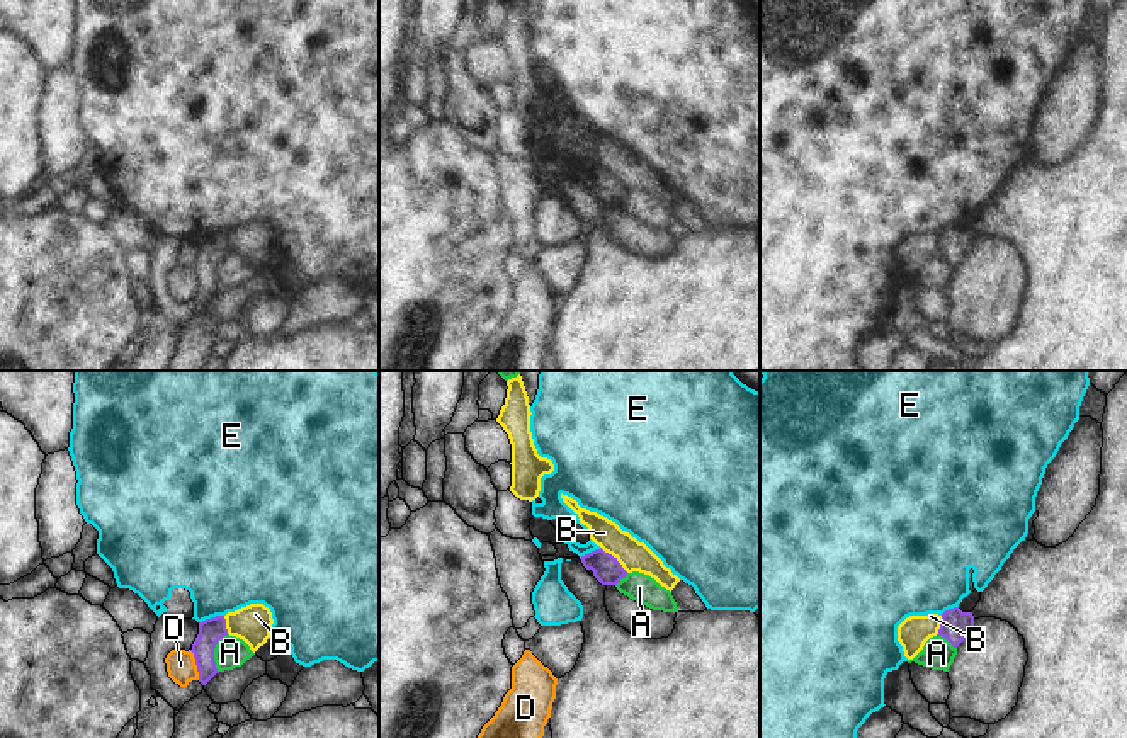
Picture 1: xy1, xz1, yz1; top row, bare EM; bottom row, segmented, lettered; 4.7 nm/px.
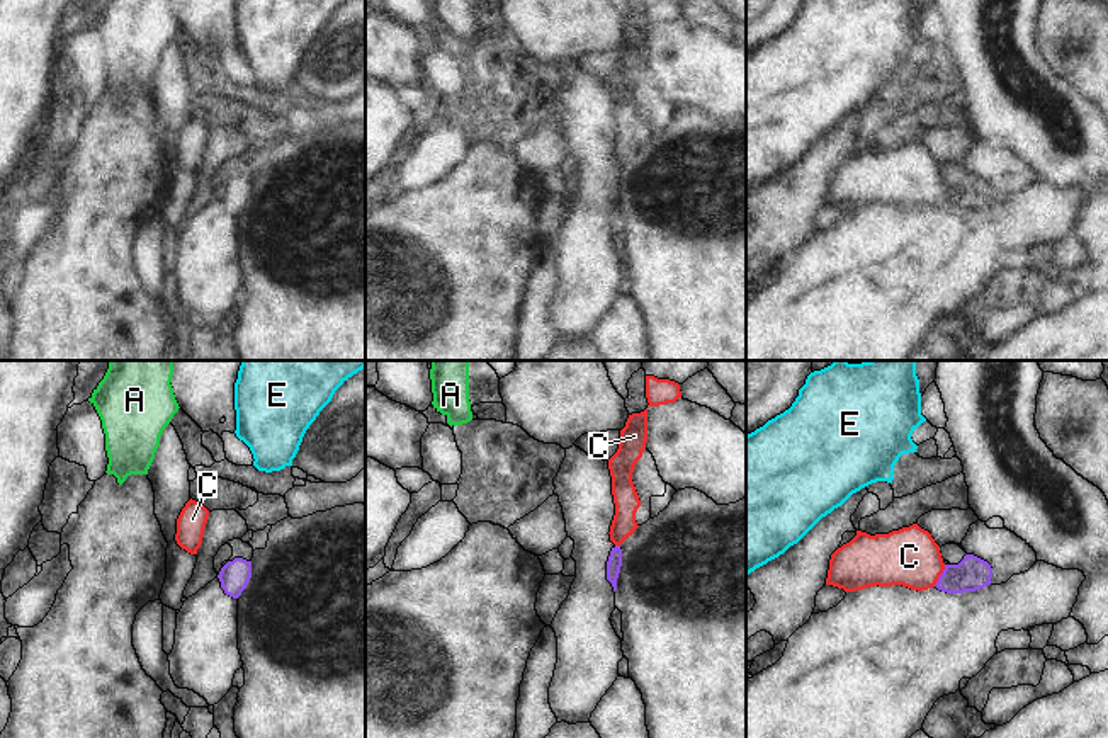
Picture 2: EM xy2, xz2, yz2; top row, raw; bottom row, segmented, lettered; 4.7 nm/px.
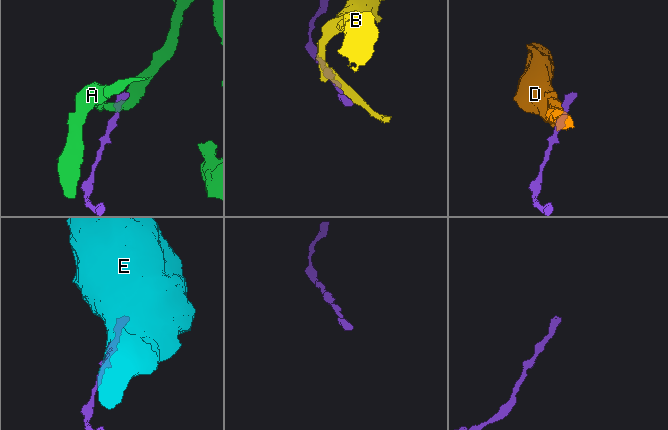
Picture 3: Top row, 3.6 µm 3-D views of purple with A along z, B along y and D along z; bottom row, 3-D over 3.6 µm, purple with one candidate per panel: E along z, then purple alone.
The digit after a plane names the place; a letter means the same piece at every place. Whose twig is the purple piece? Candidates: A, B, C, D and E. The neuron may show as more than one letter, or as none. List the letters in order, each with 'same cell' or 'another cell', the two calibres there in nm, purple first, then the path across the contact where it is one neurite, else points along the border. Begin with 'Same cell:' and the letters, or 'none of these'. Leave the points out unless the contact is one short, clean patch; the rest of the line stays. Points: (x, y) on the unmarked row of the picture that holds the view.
Same cell: C
A: another cell; 120 nm thick on the purple side, 150 nm on the other; border along xy1 (228, 254), (215, 267), (215, 286), (218, 291)
B: another cell; 140 nm thick on the purple side, 140 nm on the other; border along xz1 (600, 165), (628, 191)
C: same cell; 160 nm thick on the purple side, 280 nm on the other; runs through yz2 (972, 193), (940, 194), (920, 186), (910, 175)
D: another cell; 120 nm thick on the purple side, 140 nm on the other; border along xy1 (189, 269), (199, 298)
E: another cell; 120 nm thick on the purple side, 420 nm on the other; border along xy1 (223, 233), (199, 242)

